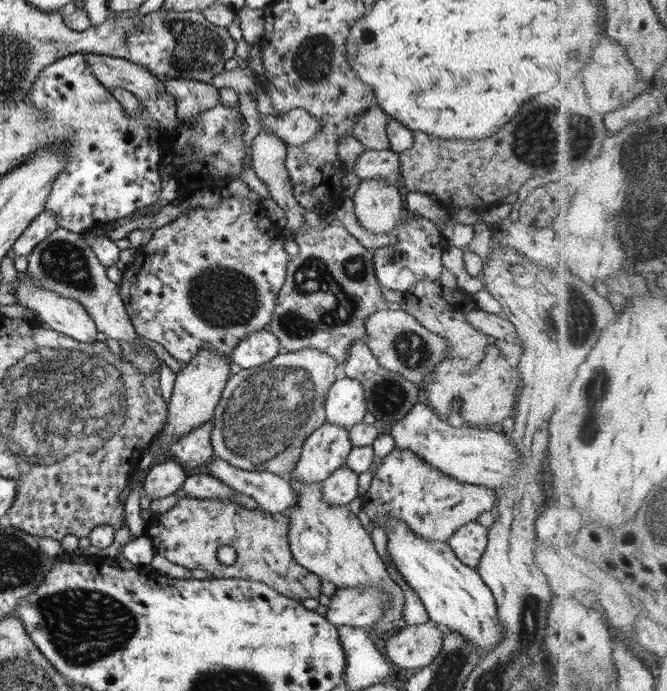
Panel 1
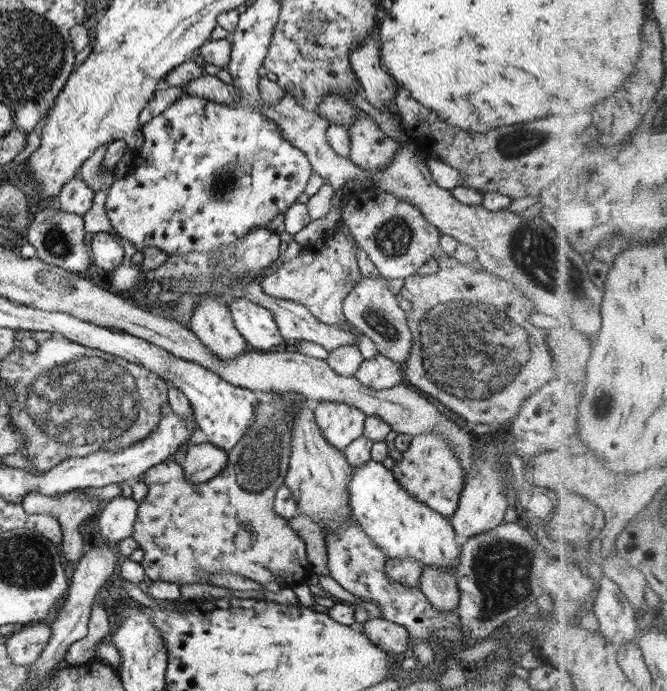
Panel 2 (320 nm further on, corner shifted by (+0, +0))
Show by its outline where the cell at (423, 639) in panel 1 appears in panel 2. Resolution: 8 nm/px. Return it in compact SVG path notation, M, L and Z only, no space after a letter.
M384 617L366 619L359 629L375 646L382 648L391 657L399 653L408 653L408 632L403 626L399 626Z

